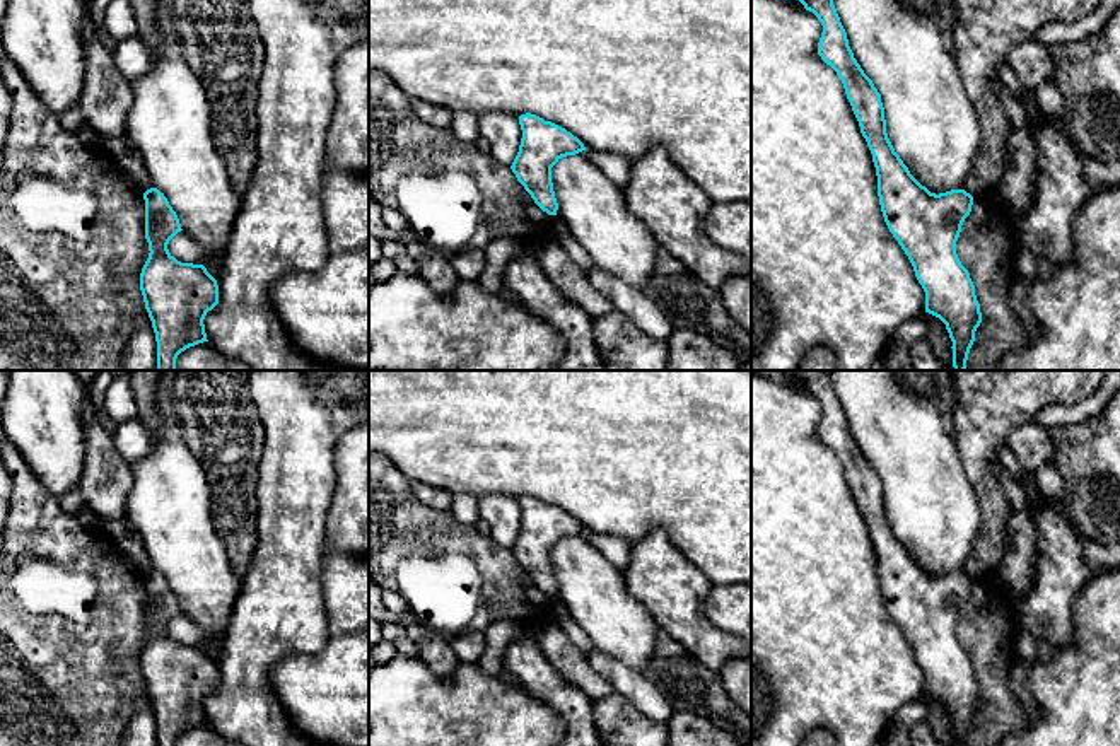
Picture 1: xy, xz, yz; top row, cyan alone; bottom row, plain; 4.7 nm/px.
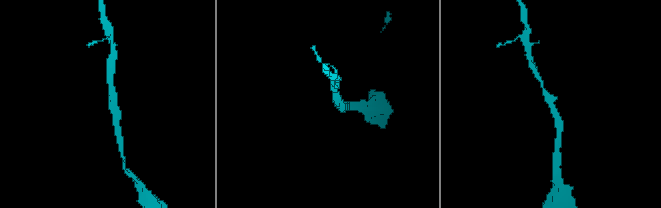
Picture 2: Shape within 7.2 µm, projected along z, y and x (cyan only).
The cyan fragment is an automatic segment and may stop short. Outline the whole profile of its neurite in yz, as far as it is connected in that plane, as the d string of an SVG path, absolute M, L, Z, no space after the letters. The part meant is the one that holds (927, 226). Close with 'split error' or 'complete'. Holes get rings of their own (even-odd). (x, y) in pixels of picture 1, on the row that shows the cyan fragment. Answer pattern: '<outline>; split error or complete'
M833 0L799 2L823 26L818 55L842 80L872 154L884 222L925 292L925 312L946 324L954 370L965 370L982 312L970 273L956 254L956 241L973 196L965 189L930 193L910 174L888 138L881 94L854 58Z; complete

